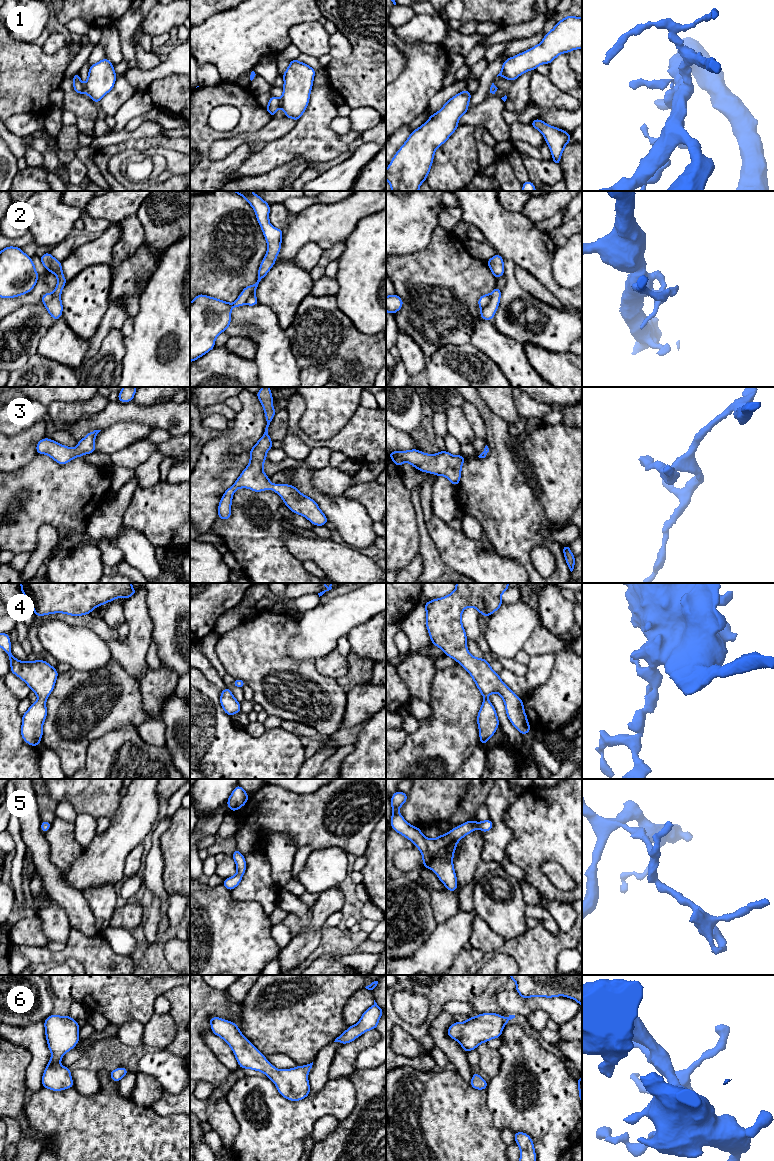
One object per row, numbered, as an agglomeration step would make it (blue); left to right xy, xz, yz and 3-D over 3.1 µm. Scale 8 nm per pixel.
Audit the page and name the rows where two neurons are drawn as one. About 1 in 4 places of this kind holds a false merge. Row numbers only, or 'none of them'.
1

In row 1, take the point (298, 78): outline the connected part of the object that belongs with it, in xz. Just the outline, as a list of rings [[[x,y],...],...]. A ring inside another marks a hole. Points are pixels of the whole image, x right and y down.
[[[297,59],[290,61],[289,67],[282,76],[284,86],[280,100],[285,117],[298,121],[305,112],[315,73],[316,71],[312,67]]]

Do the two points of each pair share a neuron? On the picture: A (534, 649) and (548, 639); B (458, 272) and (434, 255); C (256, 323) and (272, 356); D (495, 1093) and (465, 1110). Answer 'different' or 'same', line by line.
A: same
B: same
C: same
D: different

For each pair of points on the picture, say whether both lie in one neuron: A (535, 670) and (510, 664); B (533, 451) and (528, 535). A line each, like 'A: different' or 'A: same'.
A: different
B: same

